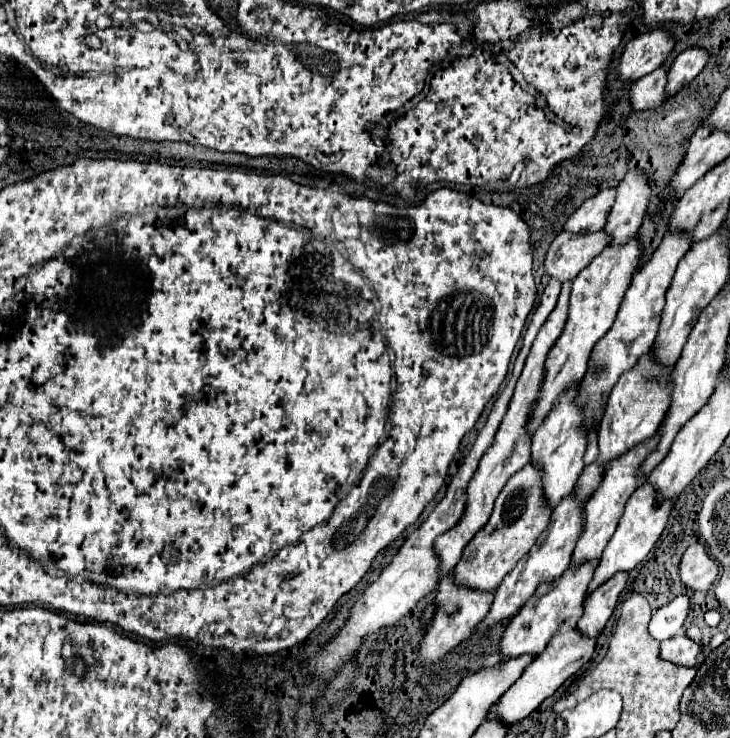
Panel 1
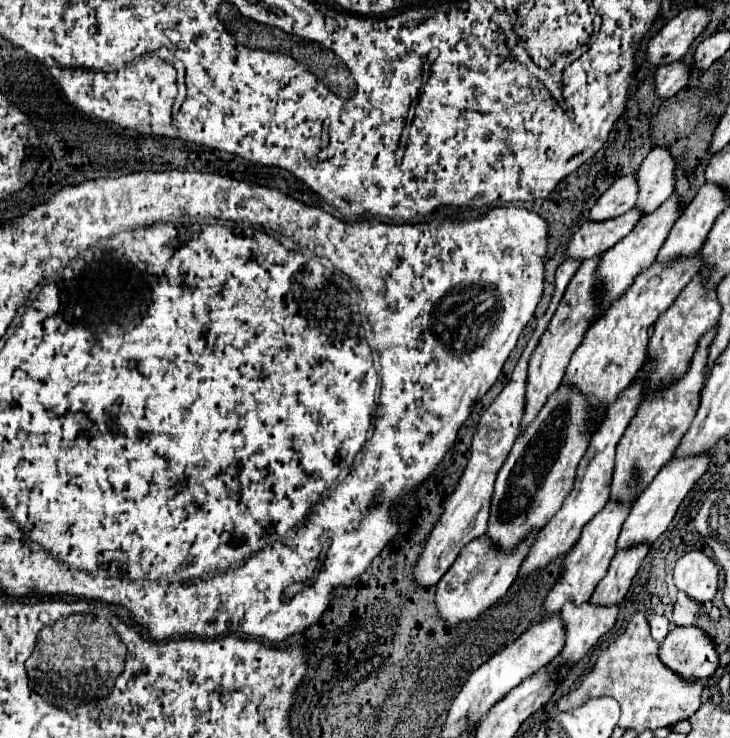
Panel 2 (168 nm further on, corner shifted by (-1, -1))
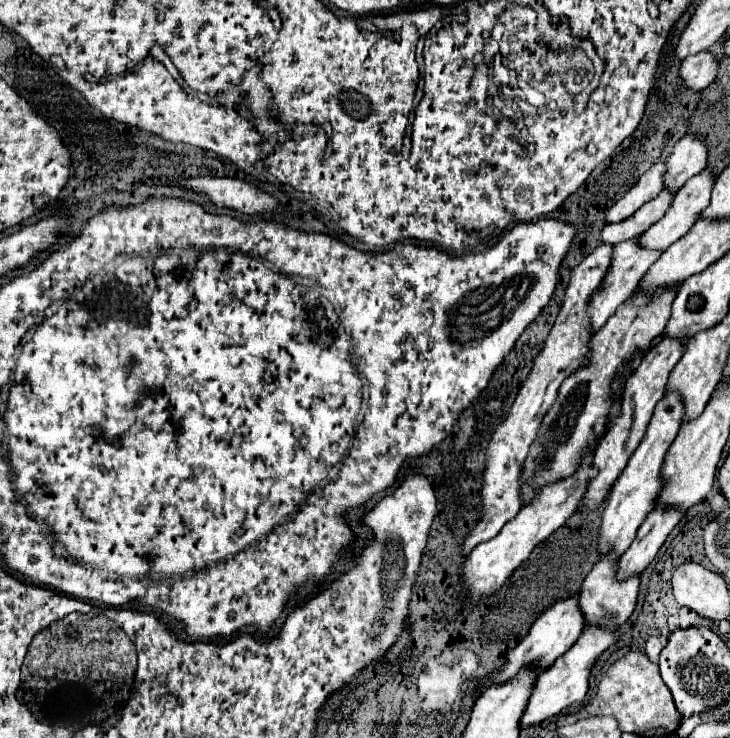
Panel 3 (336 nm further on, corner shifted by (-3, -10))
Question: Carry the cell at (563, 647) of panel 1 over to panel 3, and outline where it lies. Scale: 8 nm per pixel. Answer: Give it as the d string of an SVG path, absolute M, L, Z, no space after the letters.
M616 551L606 553L596 567L592 567L592 571L588 573L588 577L582 583L580 589L580 607L584 611L586 621L592 623L600 623L604 629L614 629L620 627L628 621L628 617L632 615L636 601L638 601L638 587L640 587L640 577L636 575L636 579L616 579Z

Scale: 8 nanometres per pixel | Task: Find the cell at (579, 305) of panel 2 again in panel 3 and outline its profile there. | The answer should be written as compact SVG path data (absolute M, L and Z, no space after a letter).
M638 237L636 239L630 239L630 241L624 241L624 243L618 243L614 247L614 255L612 255L612 267L600 287L600 291L596 291L592 295L592 301L590 301L590 307L588 307L588 315L592 319L592 327L594 331L598 331L606 321L608 317L616 311L616 307L620 303L624 303L636 289L636 283L640 283L640 275L644 275L644 271L648 271L648 267L652 267L652 263L662 255L662 251L652 251L652 249L646 249L646 247L640 247L638 243Z

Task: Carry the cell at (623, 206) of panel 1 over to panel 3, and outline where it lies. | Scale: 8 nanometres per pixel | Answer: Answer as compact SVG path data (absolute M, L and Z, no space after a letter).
M684 135L670 153L666 161L666 187L678 191L690 177L706 169L708 165L708 145L700 135Z

